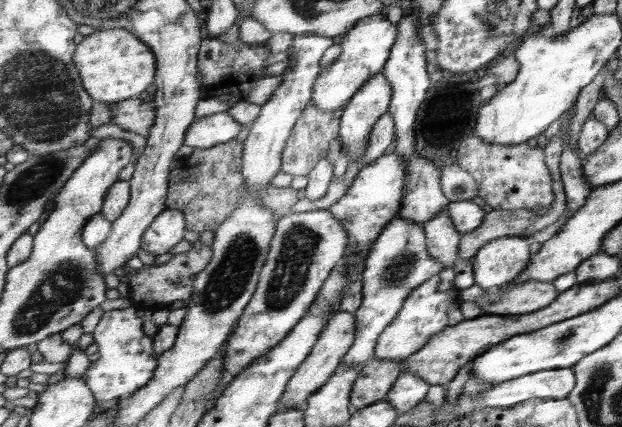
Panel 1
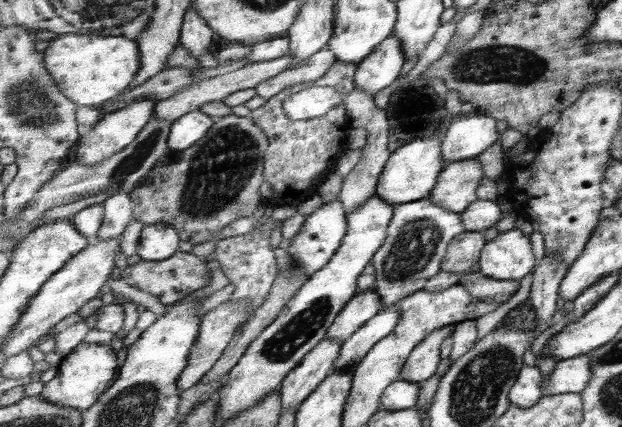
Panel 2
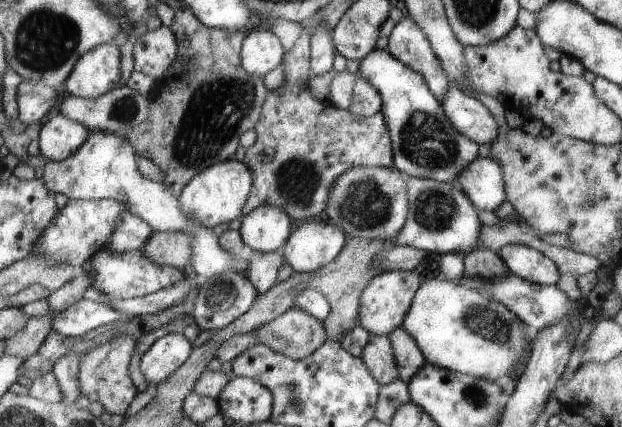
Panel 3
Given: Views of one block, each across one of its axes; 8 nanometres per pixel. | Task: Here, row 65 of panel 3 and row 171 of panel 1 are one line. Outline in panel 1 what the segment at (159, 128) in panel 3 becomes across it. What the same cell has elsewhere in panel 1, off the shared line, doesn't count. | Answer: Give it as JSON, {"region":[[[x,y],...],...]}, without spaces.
{"region":[[[235,139],[210,149],[195,149],[191,156],[178,159],[175,176],[170,179],[166,205],[167,209],[179,209],[186,214],[189,231],[215,232],[247,197],[242,164],[244,148],[244,142]]]}

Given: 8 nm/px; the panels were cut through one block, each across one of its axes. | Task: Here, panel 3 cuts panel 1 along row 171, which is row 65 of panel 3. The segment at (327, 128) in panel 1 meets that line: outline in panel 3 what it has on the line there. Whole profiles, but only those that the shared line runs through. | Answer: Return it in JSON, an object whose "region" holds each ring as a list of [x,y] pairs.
{"region":[[[303,31],[303,36],[297,40],[291,52],[286,54],[285,84],[275,90],[266,92],[266,102],[262,108],[262,118],[254,128],[257,131],[257,142],[246,149],[244,163],[254,173],[254,188],[247,199],[245,215],[253,212],[263,204],[273,204],[285,208],[295,222],[302,223],[307,218],[325,214],[331,196],[331,188],[335,180],[355,166],[374,166],[397,169],[394,158],[394,145],[386,116],[379,112],[369,118],[355,116],[348,110],[340,109],[327,99],[317,100],[311,90],[309,82],[314,77],[311,68],[311,33]]]}

